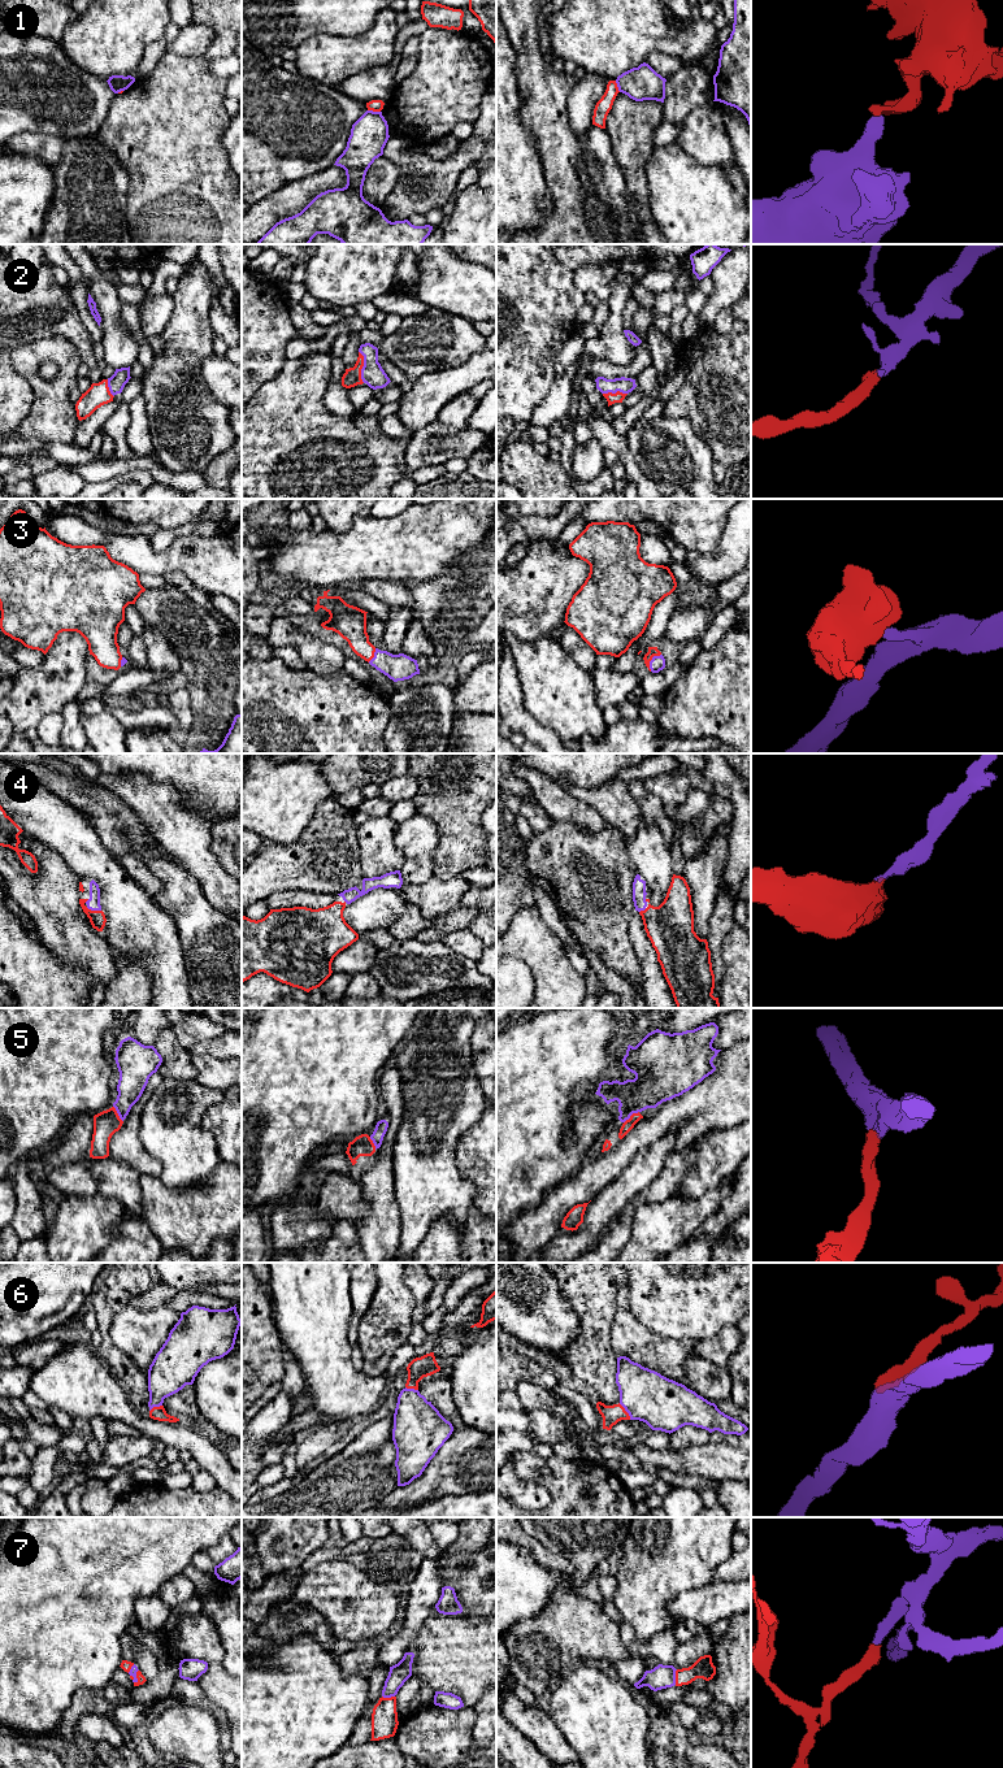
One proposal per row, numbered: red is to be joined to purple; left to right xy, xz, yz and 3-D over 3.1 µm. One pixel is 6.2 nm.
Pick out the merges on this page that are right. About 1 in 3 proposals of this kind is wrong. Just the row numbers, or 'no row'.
2, 3, 4, 5, 6, 7

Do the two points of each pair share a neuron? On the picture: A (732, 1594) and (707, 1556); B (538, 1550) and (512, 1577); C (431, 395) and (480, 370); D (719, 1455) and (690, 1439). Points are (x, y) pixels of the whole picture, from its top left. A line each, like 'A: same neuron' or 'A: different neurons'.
A: different neurons
B: different neurons
C: same neuron
D: different neurons

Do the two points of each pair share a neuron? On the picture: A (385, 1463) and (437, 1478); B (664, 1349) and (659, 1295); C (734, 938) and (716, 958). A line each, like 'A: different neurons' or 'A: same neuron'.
A: different neurons
B: different neurons
C: different neurons

